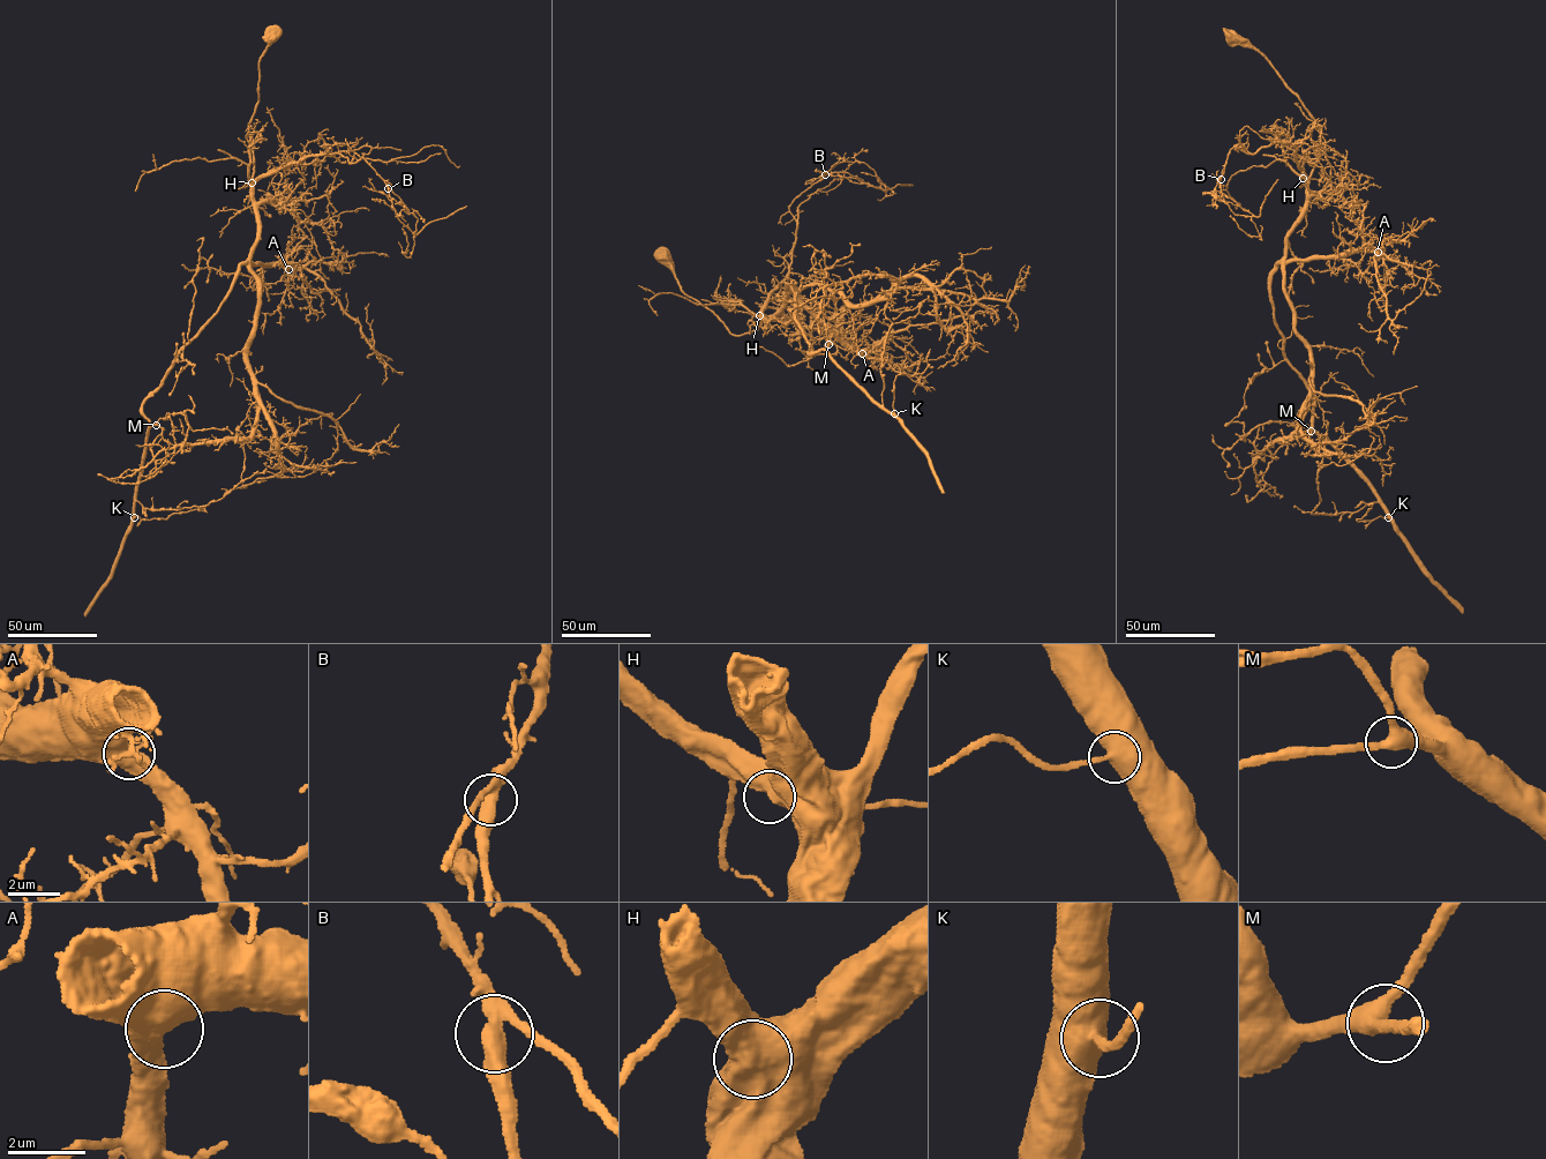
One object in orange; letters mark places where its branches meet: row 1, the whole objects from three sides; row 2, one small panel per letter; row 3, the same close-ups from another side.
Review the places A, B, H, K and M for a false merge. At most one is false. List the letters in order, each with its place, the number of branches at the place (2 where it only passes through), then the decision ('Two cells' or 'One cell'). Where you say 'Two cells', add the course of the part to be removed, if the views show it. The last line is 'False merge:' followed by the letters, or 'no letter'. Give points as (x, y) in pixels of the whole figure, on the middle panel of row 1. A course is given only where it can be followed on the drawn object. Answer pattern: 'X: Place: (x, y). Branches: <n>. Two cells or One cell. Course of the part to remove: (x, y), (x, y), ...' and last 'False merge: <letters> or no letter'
A: Place: (862, 353). Branches: 3. One cell
B: Place: (825, 174). Branches: 3. Two cells. Course of the part to remove: (825, 174), (837, 172), (854, 182), (876, 187), (883, 184), (893, 194), (886, 195), (876, 176), (861, 172)
H: Place: (759, 315). Branches: 2. One cell
K: Place: (894, 413). Branches: 2. One cell
M: Place: (828, 344). Branches: 3. One cell
False merge: B

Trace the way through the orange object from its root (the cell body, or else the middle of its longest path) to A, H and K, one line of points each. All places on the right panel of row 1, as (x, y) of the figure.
A: (1233, 36), (1259, 51), (1319, 128), (1318, 162), (1308, 179), (1300, 219), (1288, 237), (1285, 260), (1378, 252)
H: (1233, 36), (1259, 51), (1318, 126), (1318, 162), (1312, 174), (1303, 178)
K: (1233, 36), (1259, 51), (1319, 128), (1300, 219), (1270, 282), (1274, 319), (1311, 394), (1313, 430), (1388, 517)

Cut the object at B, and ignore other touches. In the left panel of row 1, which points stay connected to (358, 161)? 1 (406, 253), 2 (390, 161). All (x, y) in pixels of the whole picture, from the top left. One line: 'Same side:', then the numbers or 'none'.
Same side: 2

